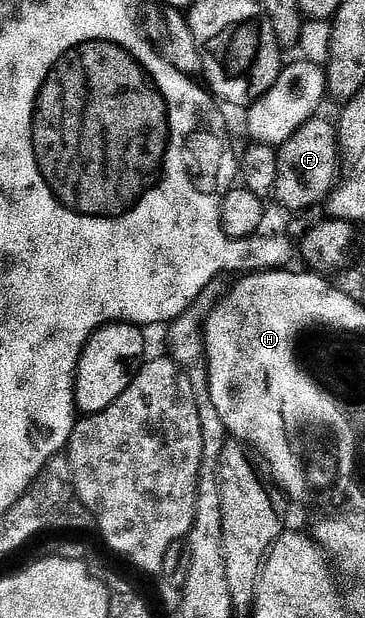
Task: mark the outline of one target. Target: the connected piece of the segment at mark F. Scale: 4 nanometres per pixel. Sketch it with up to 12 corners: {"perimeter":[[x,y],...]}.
{"perimeter":[[309,119],[277,148],[272,191],[302,211],[333,190],[333,122]]}

